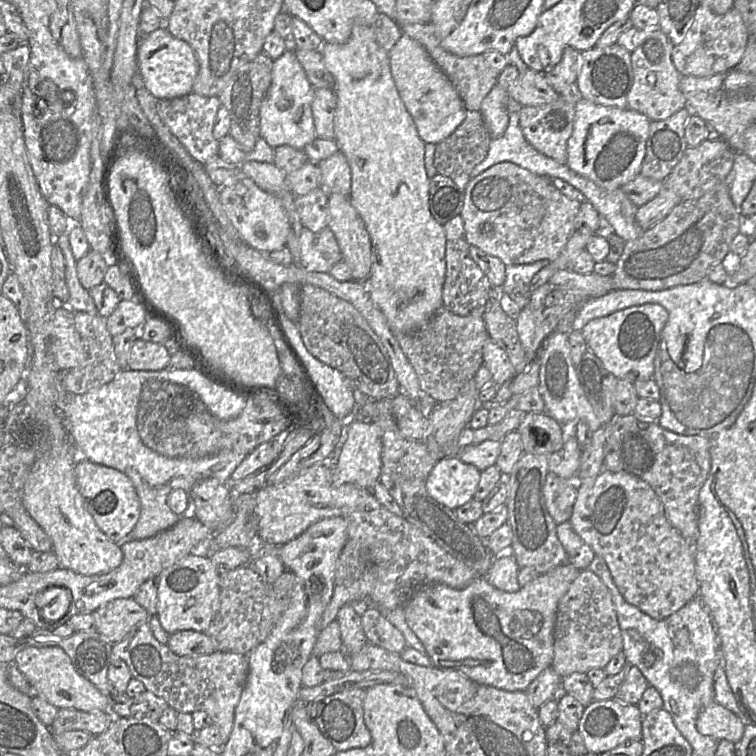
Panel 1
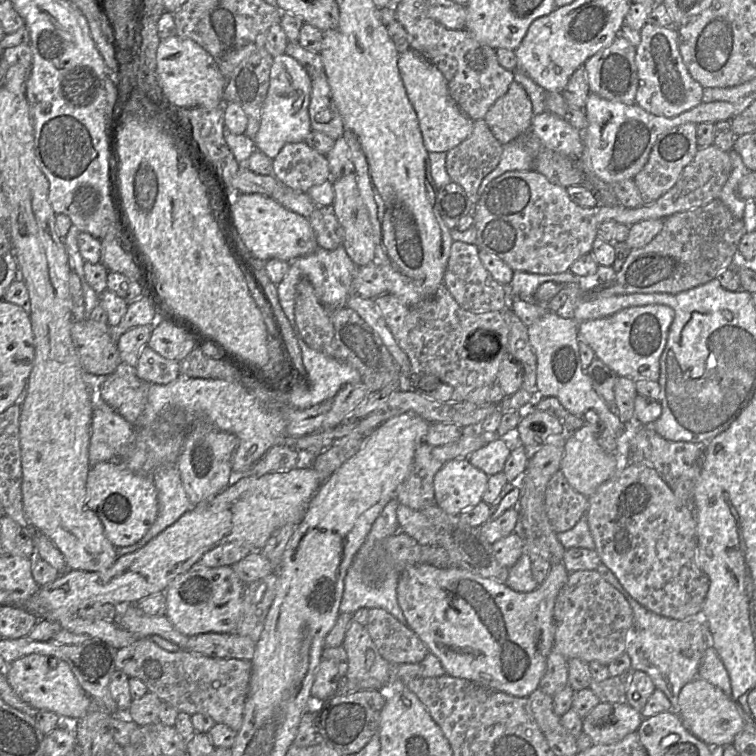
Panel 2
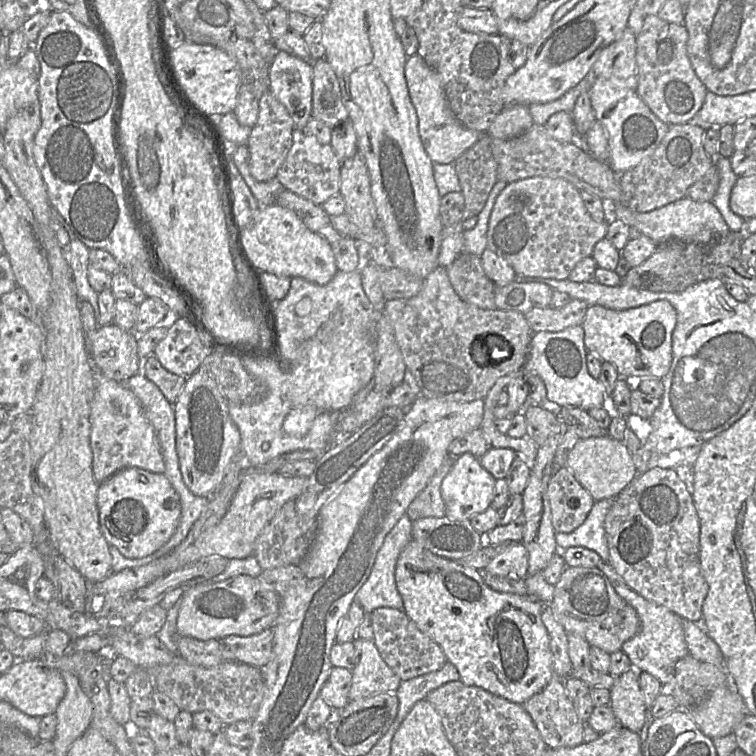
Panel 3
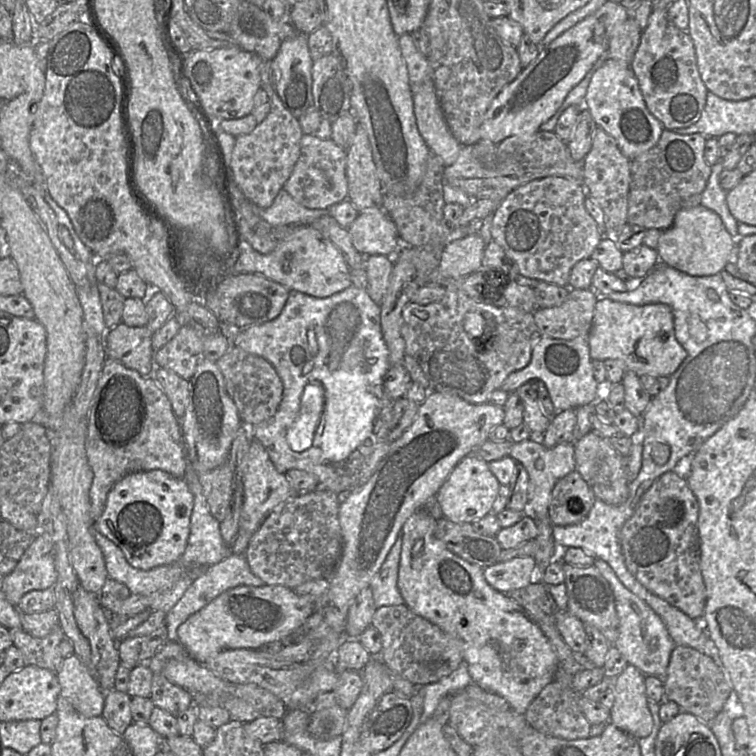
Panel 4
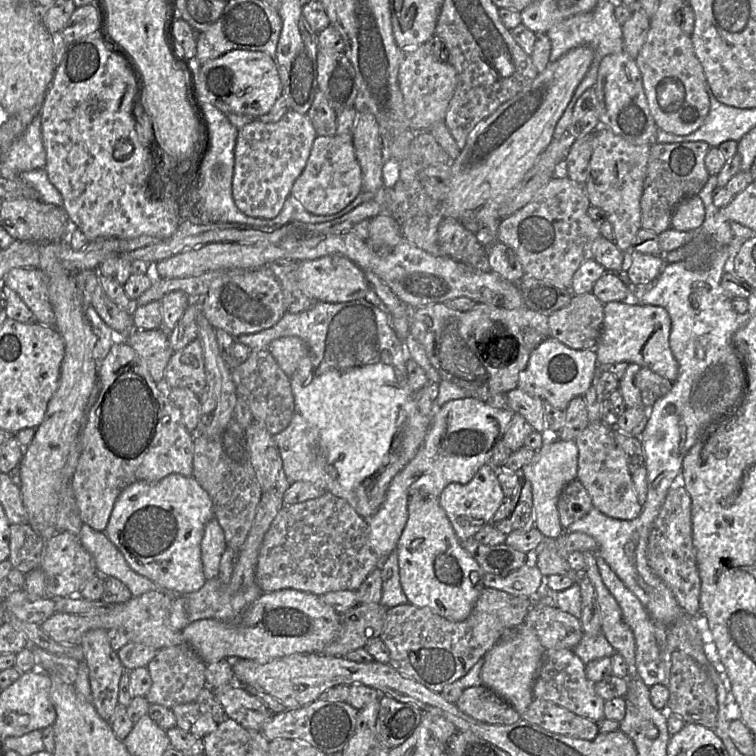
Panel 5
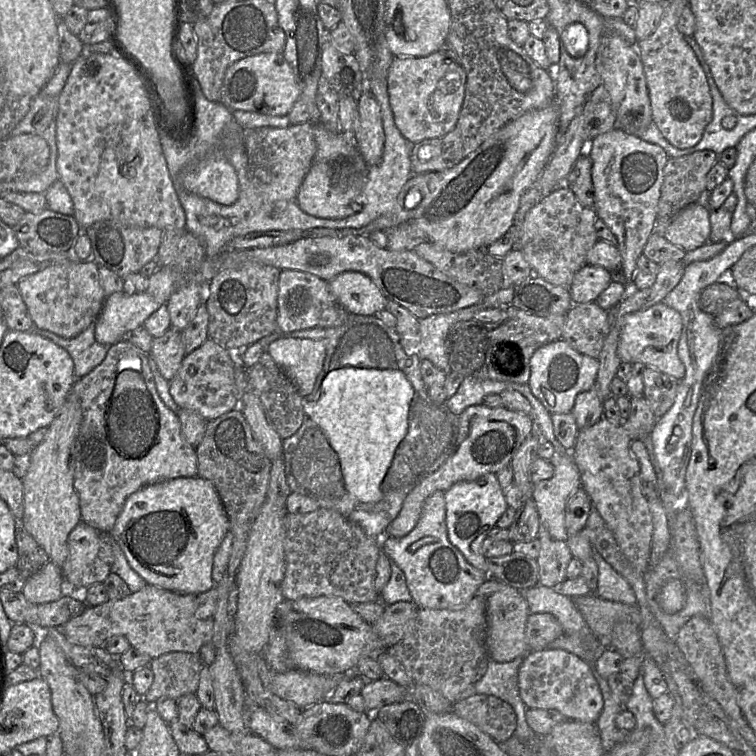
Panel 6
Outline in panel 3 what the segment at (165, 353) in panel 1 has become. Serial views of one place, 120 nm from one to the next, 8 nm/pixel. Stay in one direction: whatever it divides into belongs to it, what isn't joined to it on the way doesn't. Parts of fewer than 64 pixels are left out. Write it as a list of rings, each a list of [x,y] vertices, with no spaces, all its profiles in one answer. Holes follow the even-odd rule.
[[[154,354],[144,362],[145,376],[155,383],[167,400],[174,404],[181,393],[188,377],[177,375],[166,369]]]

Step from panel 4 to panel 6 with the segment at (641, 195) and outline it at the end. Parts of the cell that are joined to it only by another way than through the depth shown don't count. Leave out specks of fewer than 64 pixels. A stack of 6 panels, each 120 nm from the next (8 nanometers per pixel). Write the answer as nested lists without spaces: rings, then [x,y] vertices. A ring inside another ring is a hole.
[[[701,150],[681,157],[668,158],[664,167],[653,233],[663,235],[668,225],[681,210],[698,202],[700,195],[706,190],[706,176],[717,161],[719,161],[719,155],[711,150]]]

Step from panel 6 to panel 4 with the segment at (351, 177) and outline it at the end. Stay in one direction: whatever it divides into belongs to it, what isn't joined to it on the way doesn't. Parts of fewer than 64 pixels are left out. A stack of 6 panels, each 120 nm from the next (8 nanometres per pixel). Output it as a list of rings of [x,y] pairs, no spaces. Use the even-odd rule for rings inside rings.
[[[303,134],[300,141],[300,156],[283,188],[298,203],[309,209],[328,209],[348,199],[346,155],[347,151],[332,139],[320,139]]]

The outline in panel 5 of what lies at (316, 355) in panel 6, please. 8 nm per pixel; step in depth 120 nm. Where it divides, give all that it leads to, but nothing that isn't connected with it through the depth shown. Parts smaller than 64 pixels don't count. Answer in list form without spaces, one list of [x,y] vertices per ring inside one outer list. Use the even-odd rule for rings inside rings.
[[[296,336],[275,339],[269,344],[267,350],[289,378],[309,354],[307,344]]]

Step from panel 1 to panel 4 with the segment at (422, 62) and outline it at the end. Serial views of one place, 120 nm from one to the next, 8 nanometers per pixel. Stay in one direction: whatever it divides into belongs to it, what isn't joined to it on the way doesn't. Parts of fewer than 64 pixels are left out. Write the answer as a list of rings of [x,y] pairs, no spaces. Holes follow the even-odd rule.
[[[429,79],[423,82],[422,85],[419,85],[419,90],[412,92],[412,96],[416,124],[429,150],[443,160],[445,167],[453,164],[463,146],[450,131],[436,93],[433,79]]]

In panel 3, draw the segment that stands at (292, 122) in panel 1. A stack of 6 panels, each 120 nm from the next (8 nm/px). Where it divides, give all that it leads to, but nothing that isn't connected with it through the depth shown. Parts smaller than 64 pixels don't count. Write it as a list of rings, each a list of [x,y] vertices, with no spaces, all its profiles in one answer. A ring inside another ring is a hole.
[[[277,51],[269,68],[269,90],[286,108],[294,128],[302,130],[312,113],[312,62],[306,62],[284,51]]]

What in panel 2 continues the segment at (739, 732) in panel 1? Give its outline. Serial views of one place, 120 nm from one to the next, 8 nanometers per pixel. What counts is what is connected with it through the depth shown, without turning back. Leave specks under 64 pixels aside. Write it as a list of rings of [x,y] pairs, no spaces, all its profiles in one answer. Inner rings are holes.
[[[702,678],[684,685],[678,696],[679,716],[686,728],[709,746],[732,744],[743,729],[744,718],[734,700]]]

